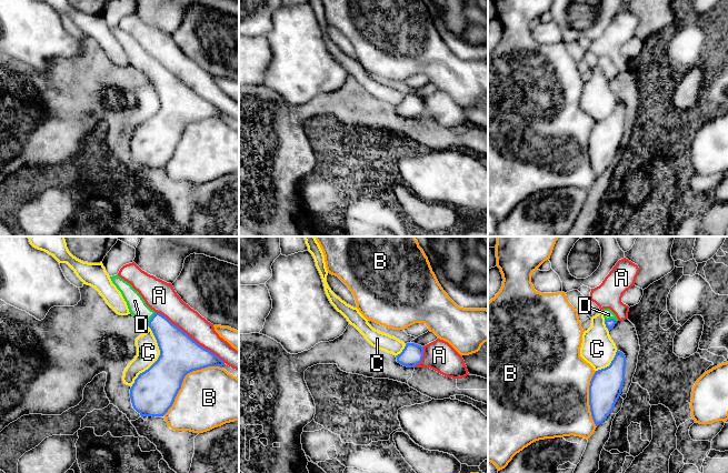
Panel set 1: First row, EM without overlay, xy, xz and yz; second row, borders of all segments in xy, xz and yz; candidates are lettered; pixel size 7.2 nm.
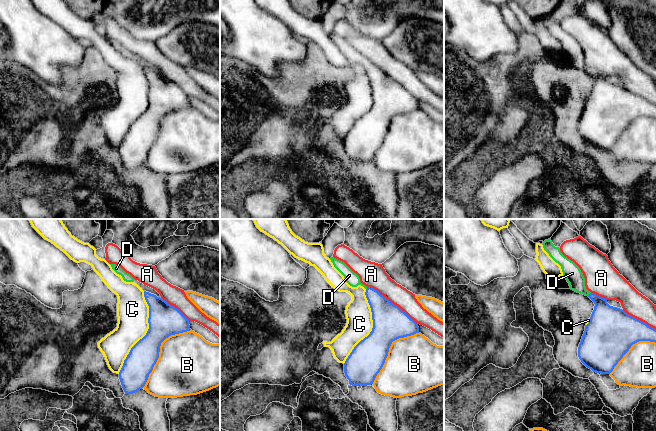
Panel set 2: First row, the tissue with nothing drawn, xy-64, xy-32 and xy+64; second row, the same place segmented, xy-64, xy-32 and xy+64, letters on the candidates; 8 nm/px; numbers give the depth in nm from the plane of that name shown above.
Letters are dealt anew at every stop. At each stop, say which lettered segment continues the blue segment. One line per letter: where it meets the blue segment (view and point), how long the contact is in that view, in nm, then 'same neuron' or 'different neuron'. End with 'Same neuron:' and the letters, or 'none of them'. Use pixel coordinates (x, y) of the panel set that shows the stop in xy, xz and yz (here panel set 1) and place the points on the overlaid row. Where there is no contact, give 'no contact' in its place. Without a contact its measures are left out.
A: xy (189, 336) | 600 nm | different neuron
B: xy (183, 378) | 550 nm | different neuron
C: xy (158, 358) | 460 nm | different neuron
D: xy (151, 319) | 120 nm | same neuron
Same neuron: D

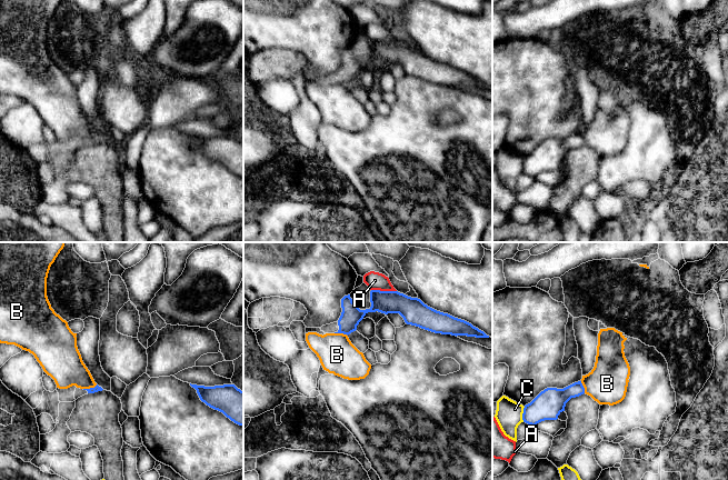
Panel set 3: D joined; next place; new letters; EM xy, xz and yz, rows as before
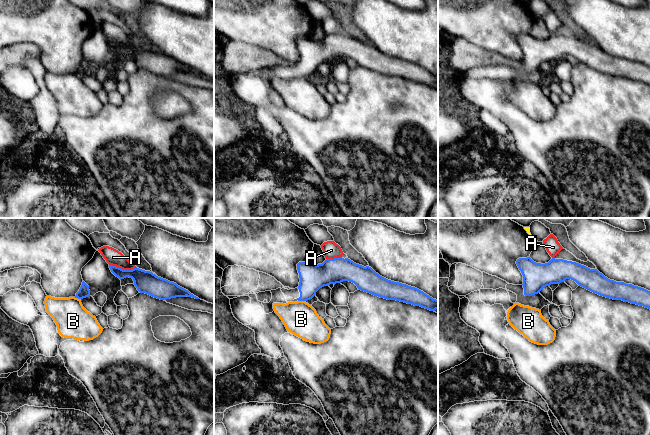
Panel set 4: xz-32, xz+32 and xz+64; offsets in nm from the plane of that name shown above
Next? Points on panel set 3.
A: xz (384, 291) | 180 nm | different neuron
B: xy (90, 388) | 110 nm | different neuron
C: yz (522, 414) | 110 nm | different neuron
Same neuron: none of them

